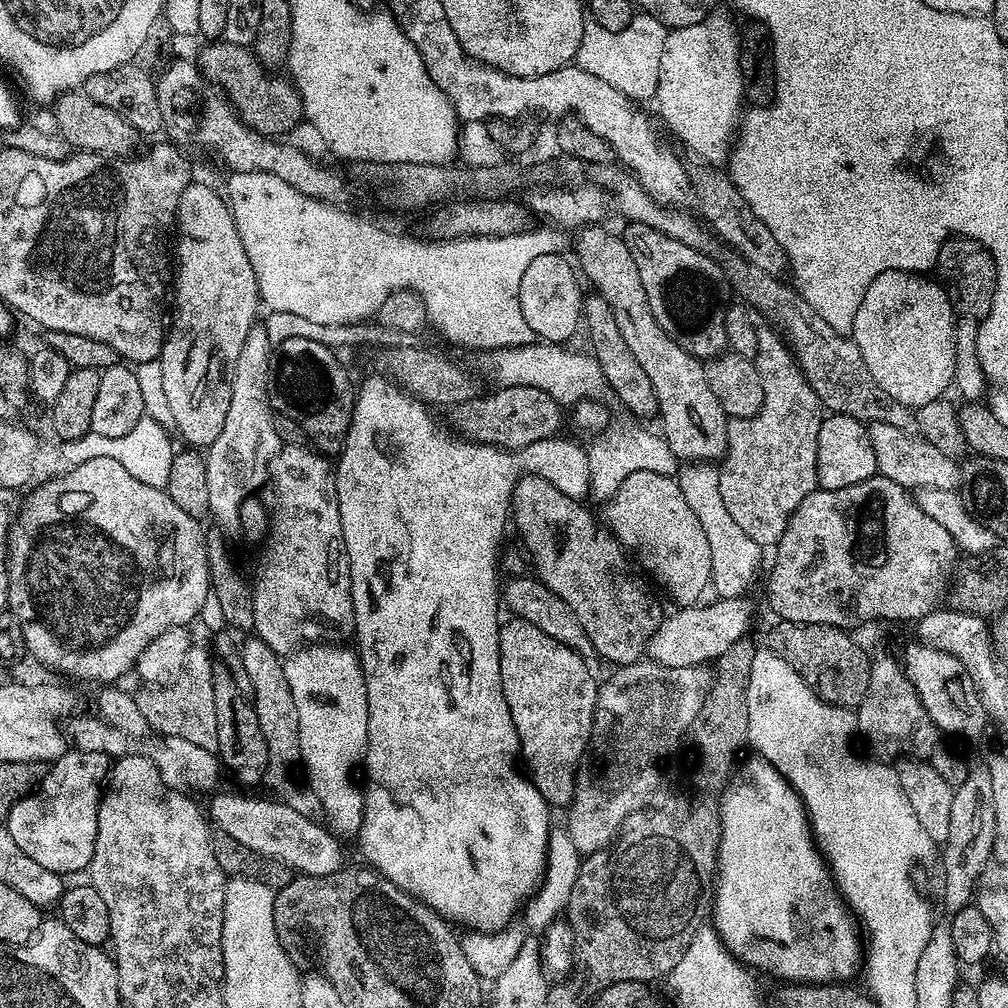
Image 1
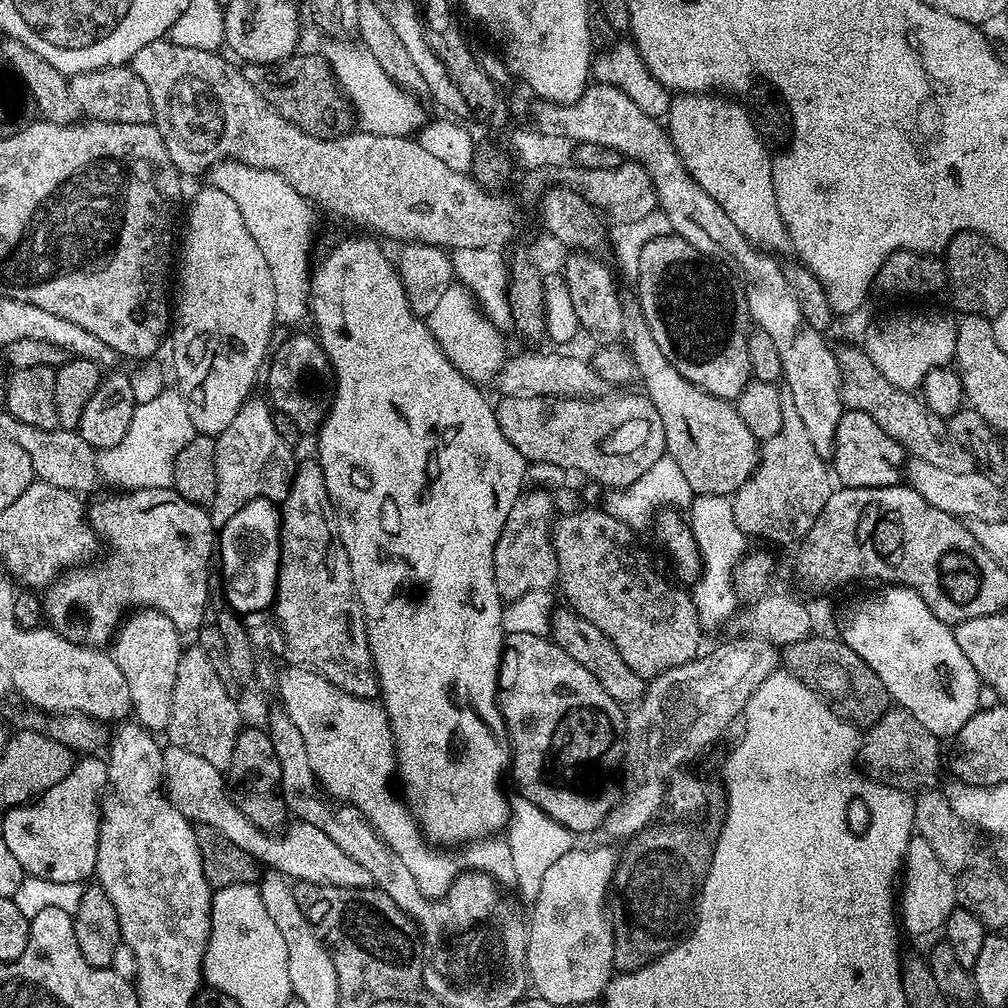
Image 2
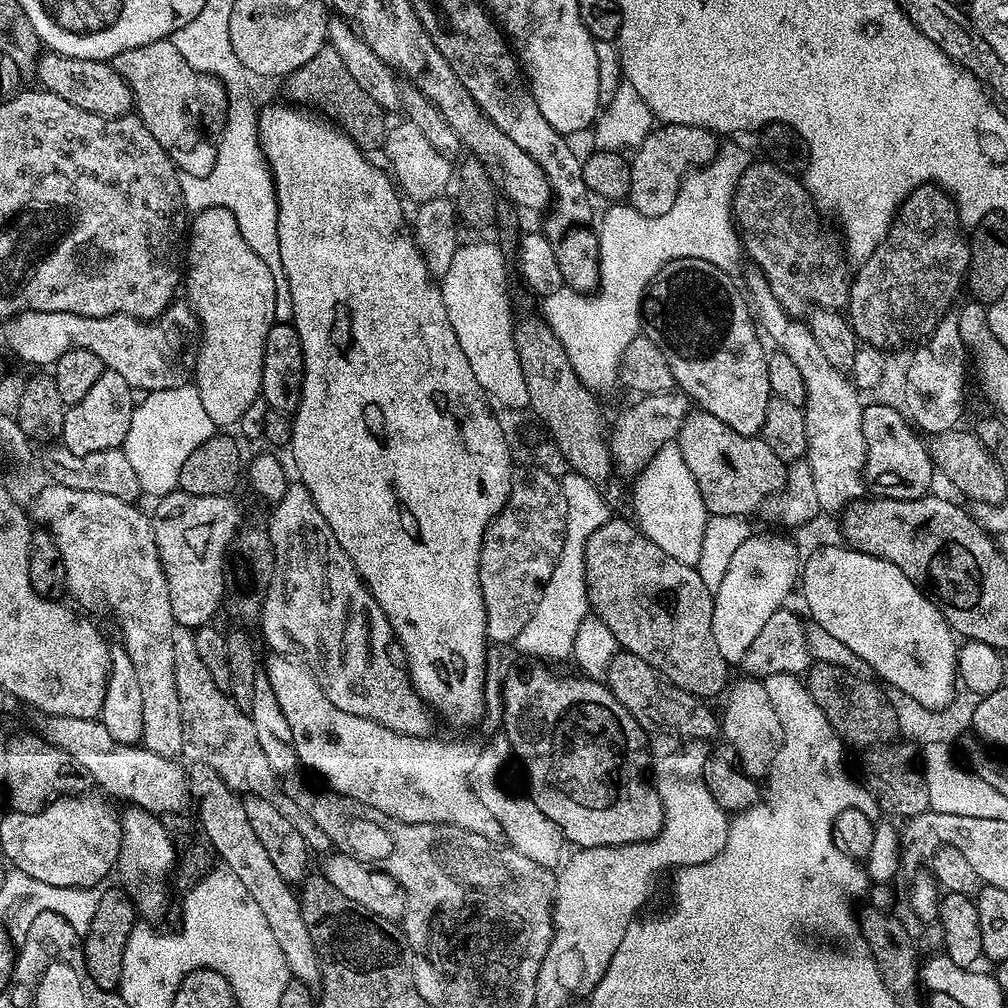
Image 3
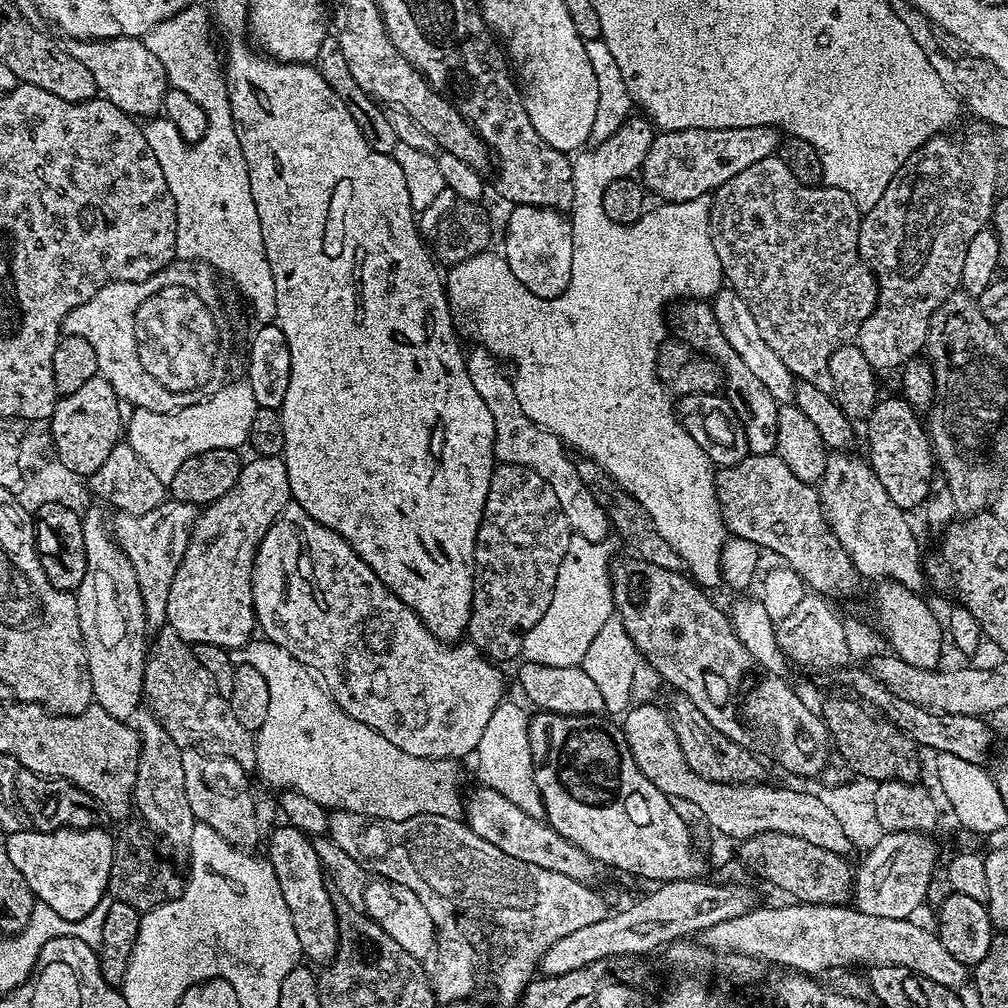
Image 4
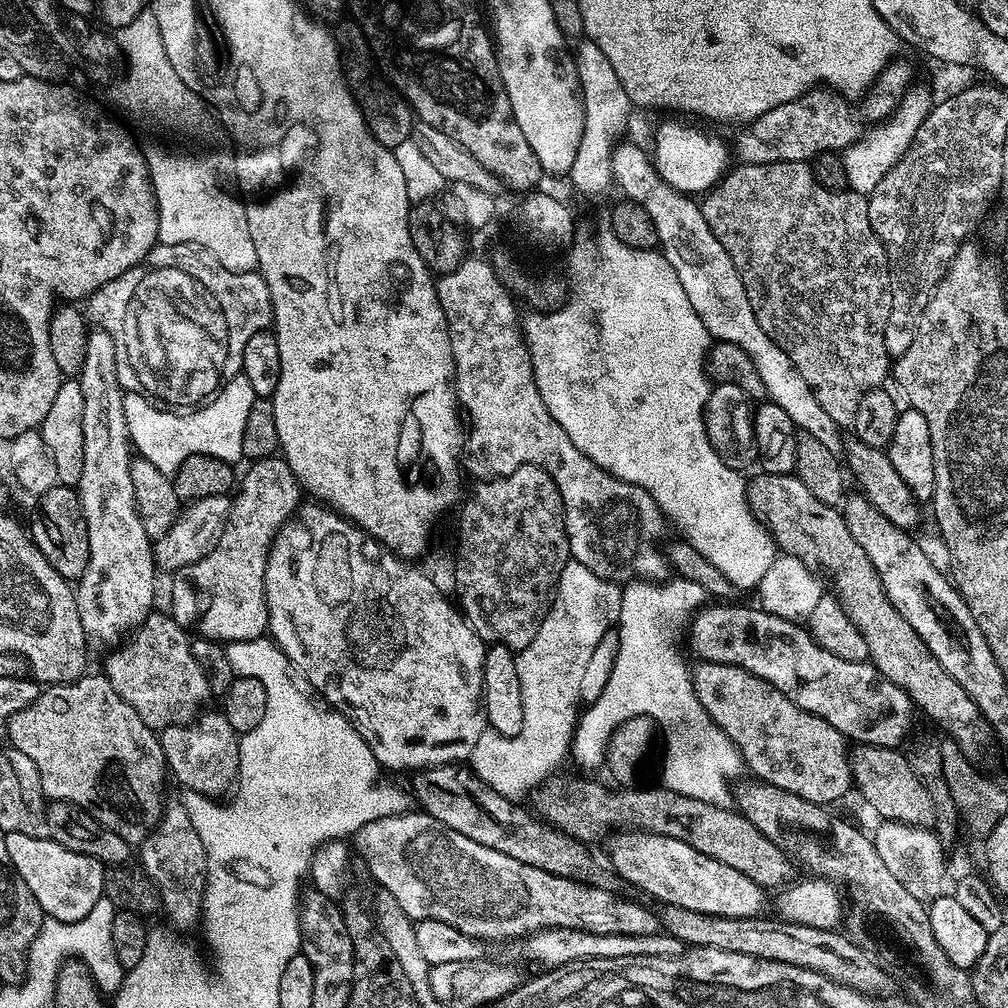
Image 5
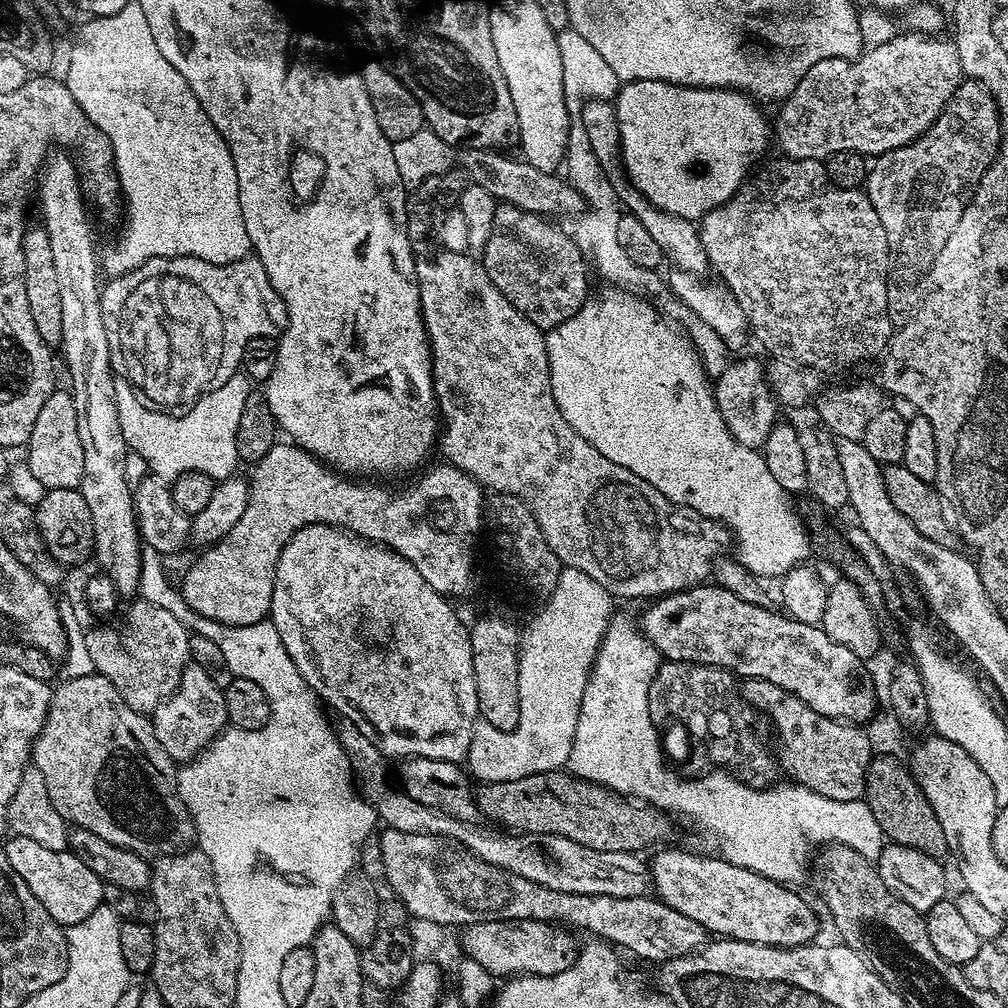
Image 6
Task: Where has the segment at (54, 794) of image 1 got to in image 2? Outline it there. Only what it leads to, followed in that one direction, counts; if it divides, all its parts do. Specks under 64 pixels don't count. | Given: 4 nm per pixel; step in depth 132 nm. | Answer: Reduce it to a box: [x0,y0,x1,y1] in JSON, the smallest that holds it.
[2,754,108,884]

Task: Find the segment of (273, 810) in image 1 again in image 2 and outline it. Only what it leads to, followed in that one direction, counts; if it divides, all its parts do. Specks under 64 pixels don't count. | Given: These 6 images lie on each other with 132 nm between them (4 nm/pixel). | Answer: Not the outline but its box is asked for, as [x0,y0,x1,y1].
[162,743,373,888]

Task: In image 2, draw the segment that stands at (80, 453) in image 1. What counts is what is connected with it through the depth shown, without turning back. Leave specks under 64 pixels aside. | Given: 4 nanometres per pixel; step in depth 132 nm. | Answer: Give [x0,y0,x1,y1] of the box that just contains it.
[96,390,197,490]

